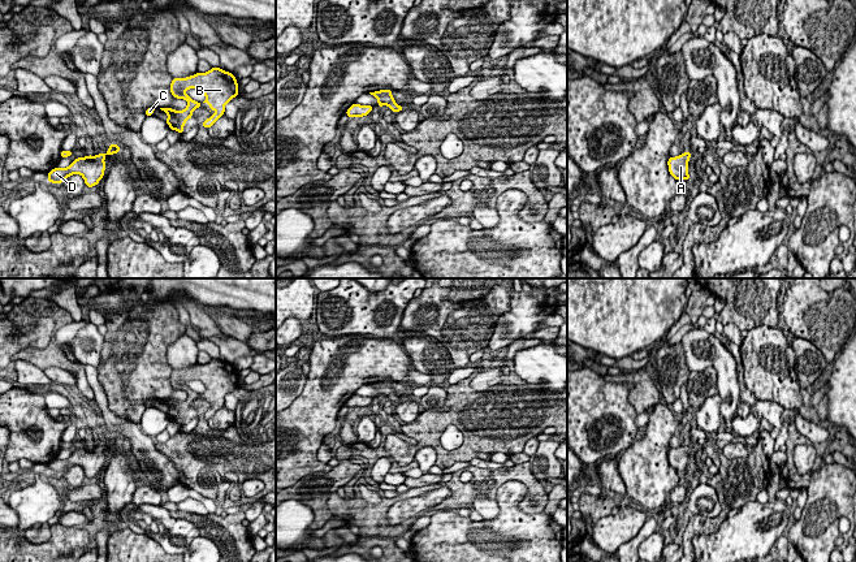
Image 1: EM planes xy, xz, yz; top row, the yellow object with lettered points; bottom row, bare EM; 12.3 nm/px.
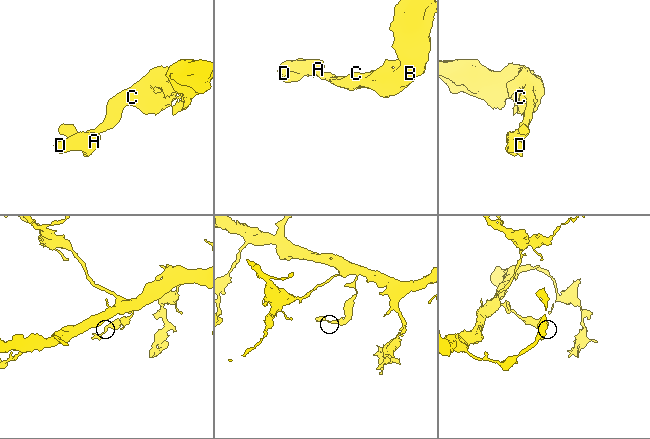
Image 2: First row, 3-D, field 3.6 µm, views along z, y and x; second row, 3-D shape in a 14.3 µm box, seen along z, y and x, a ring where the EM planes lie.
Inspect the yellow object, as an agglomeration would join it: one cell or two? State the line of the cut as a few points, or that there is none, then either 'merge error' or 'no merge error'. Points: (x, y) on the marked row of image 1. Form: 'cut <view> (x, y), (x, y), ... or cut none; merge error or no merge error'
cut none; no merge error

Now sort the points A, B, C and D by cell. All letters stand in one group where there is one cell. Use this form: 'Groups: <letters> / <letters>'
Groups: A B C D

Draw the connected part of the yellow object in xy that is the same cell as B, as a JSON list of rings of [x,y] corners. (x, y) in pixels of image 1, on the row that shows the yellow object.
[[[212,68],[207,73],[196,73],[187,78],[173,78],[170,83],[170,92],[177,99],[185,99],[187,107],[178,112],[172,108],[160,108],[168,114],[165,121],[170,130],[183,133],[185,122],[193,117],[193,111],[200,108],[203,103],[196,103],[189,95],[186,90],[199,88],[204,92],[208,107],[215,113],[203,121],[204,129],[211,127],[225,112],[225,104],[235,98],[239,92],[238,83],[233,73],[225,72],[220,68]]]

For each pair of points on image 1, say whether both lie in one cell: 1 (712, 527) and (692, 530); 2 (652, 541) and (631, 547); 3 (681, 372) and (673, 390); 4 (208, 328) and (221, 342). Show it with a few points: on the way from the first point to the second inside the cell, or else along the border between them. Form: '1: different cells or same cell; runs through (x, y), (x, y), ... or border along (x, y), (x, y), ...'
1: same cell; runs through (707, 527), (697, 527)
2: different cells; border along (655, 532), (638, 548)
3: same cell; runs through (677, 376), (673, 380), (673, 387)
4: different cells; border along (227, 334), (210, 336), (207, 338)

